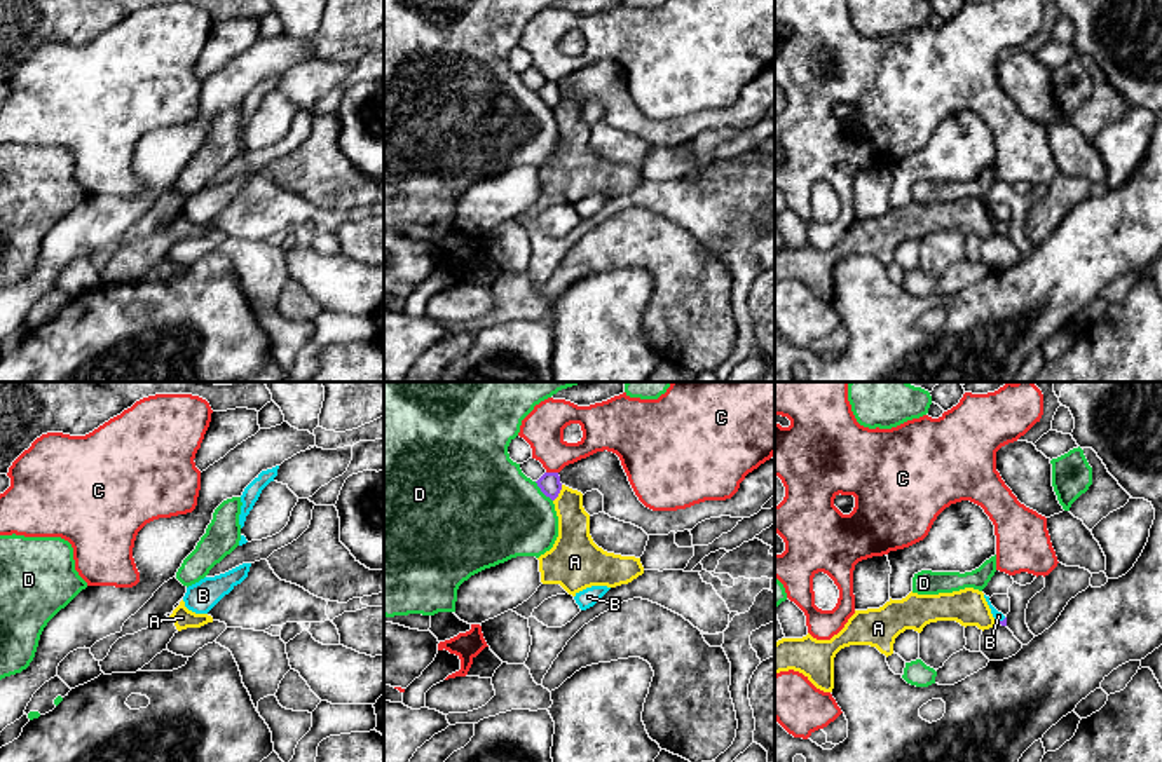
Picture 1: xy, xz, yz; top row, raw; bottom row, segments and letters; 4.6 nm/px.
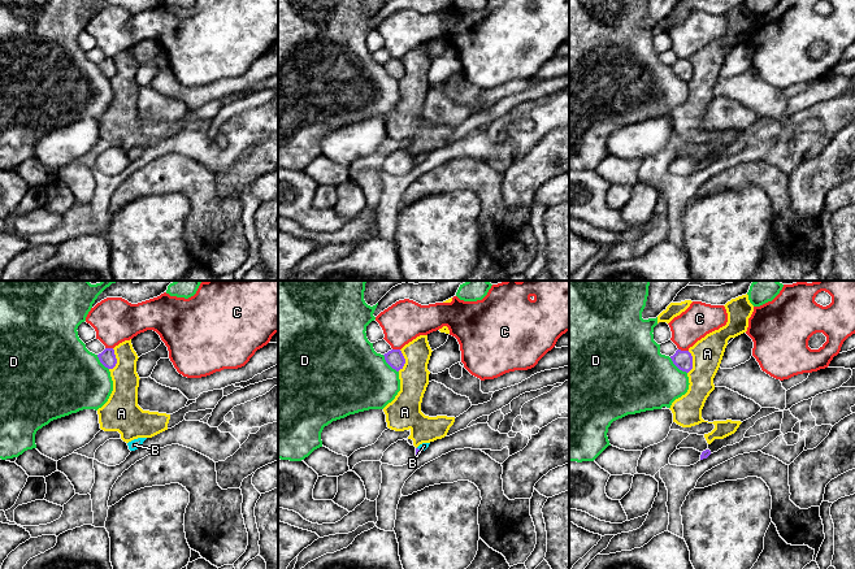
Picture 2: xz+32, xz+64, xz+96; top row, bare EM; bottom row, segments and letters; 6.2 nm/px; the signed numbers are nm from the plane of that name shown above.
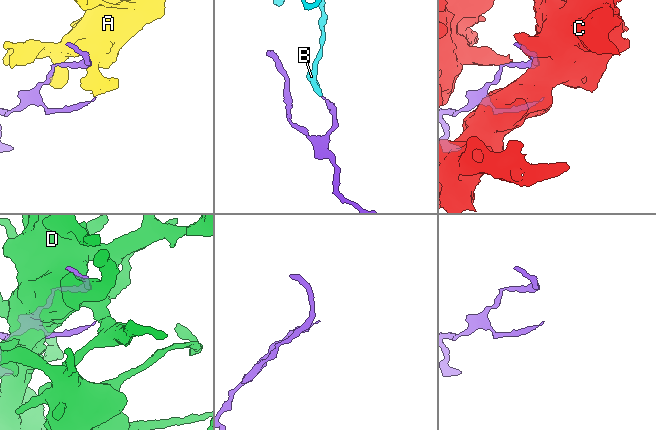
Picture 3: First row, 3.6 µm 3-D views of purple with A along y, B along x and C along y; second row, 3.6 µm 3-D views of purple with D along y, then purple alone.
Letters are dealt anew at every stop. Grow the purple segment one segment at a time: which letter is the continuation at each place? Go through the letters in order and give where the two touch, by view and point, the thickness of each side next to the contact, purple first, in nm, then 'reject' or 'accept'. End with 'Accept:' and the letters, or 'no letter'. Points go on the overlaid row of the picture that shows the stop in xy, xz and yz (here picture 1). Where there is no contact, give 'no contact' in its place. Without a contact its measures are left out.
A: meets purple in xz at (559, 492); 100 nm thick on the purple side, 160 nm on the other; reject
B: meets purple in yz at (1004, 619); 30 nm thick on the purple side, 50 nm on the other; accept
C: meets purple in xz at (552, 473); 100 nm thick on the purple side, 190 nm on the other; reject
D: meets purple in xz at (543, 492); 100 nm thick on the purple side, 460 nm on the other; reject
Accept: B

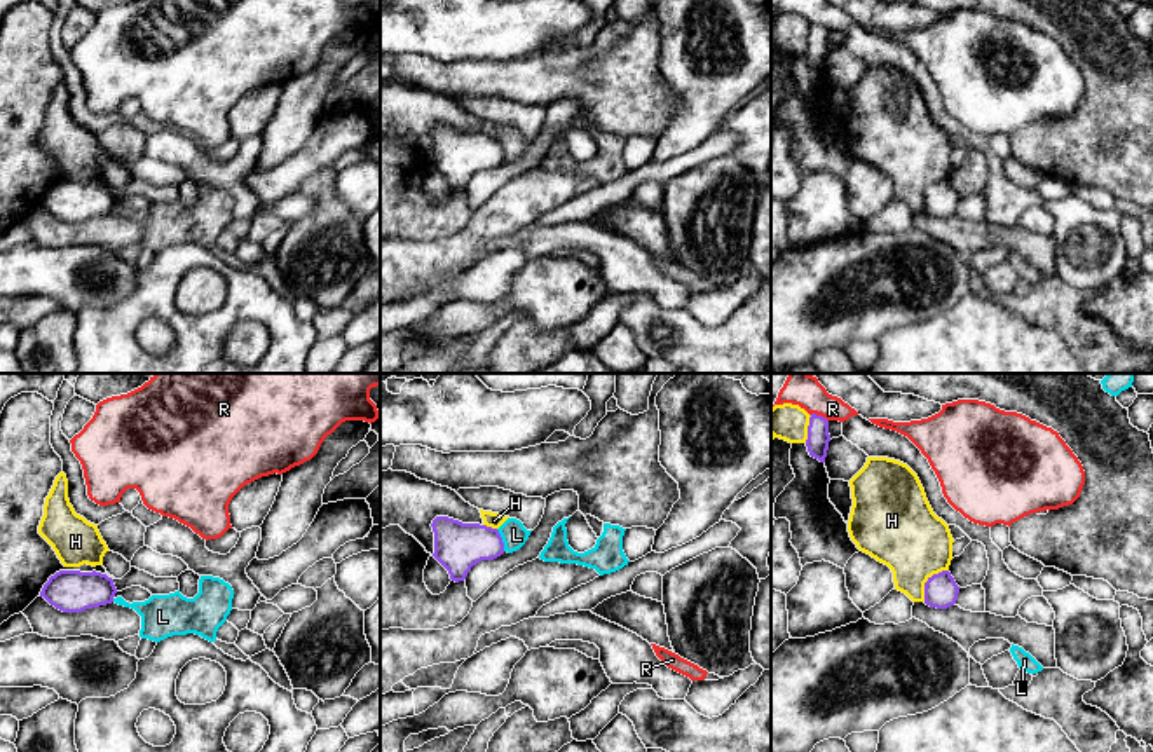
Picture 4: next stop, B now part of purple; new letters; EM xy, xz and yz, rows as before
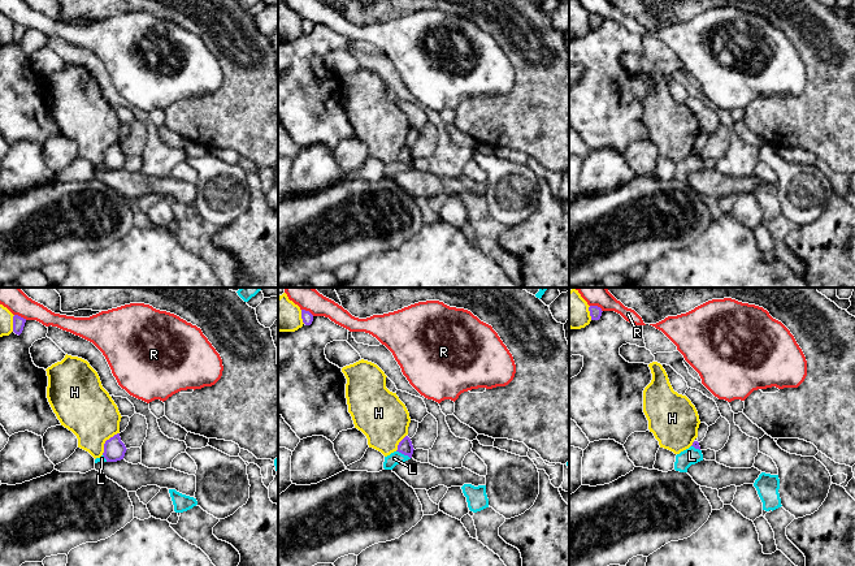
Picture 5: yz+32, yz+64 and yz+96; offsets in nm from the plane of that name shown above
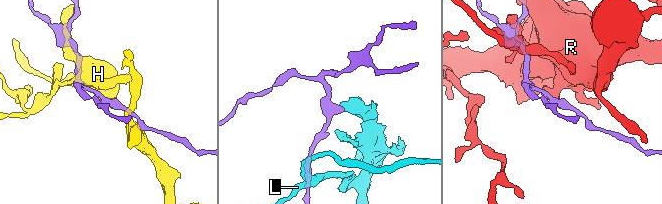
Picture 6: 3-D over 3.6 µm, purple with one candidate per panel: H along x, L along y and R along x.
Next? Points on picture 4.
H: meets purple in yz at (927, 581); 160 nm thick on the purple side, 340 nm on the other; reject
L: meets purple in xz at (501, 540); 220 nm thick on the purple side, 120 nm on the other; reject
R: meets purple in yz at (818, 416); 100 nm thick on the purple side, 150 nm on the other; reject
Accept: no letter

